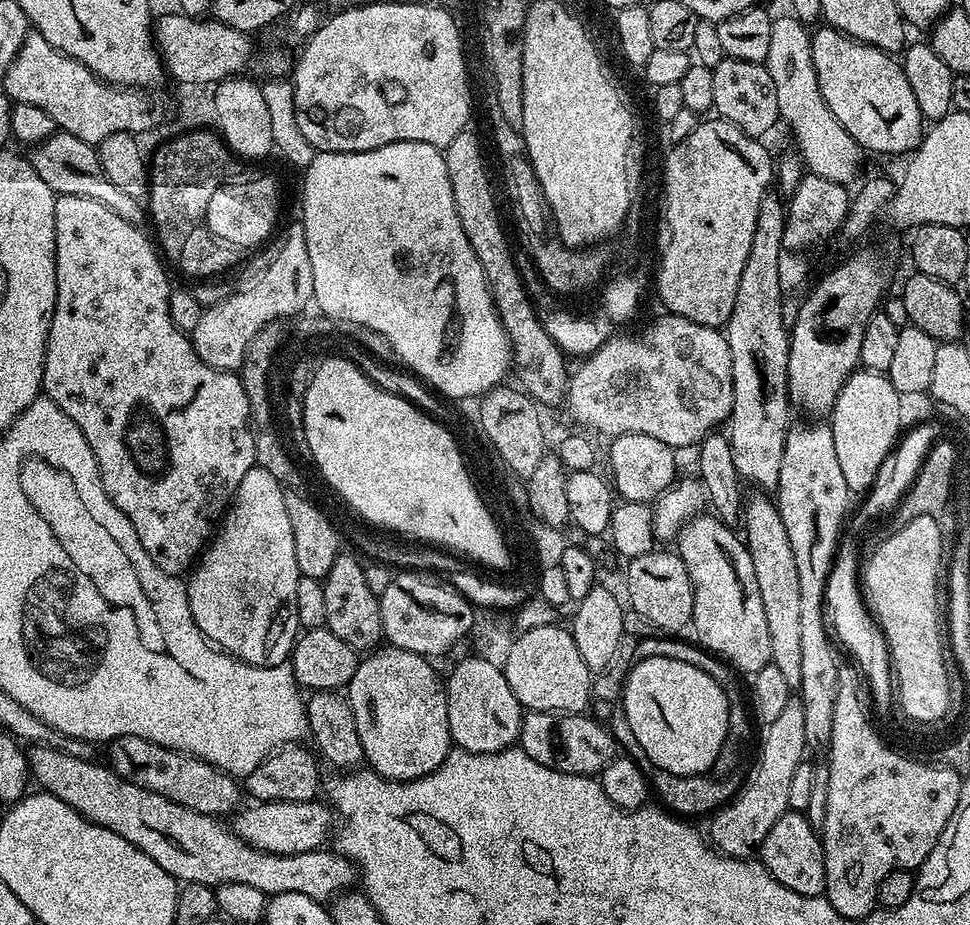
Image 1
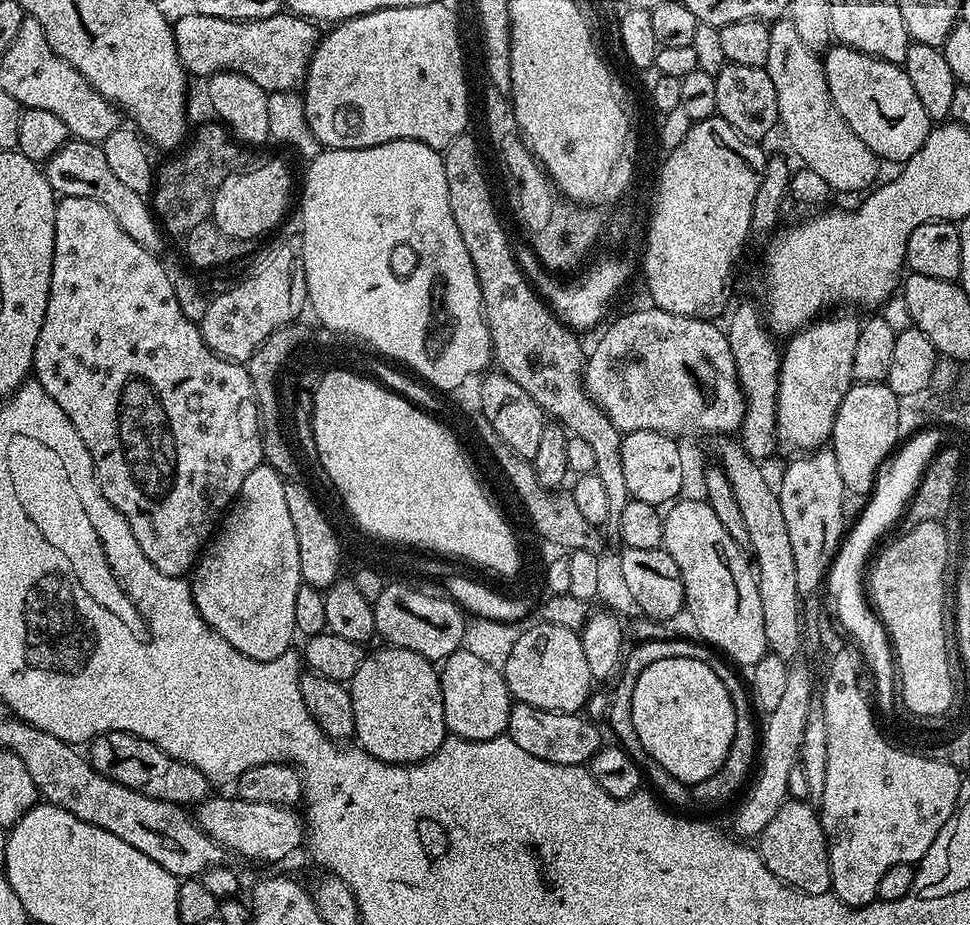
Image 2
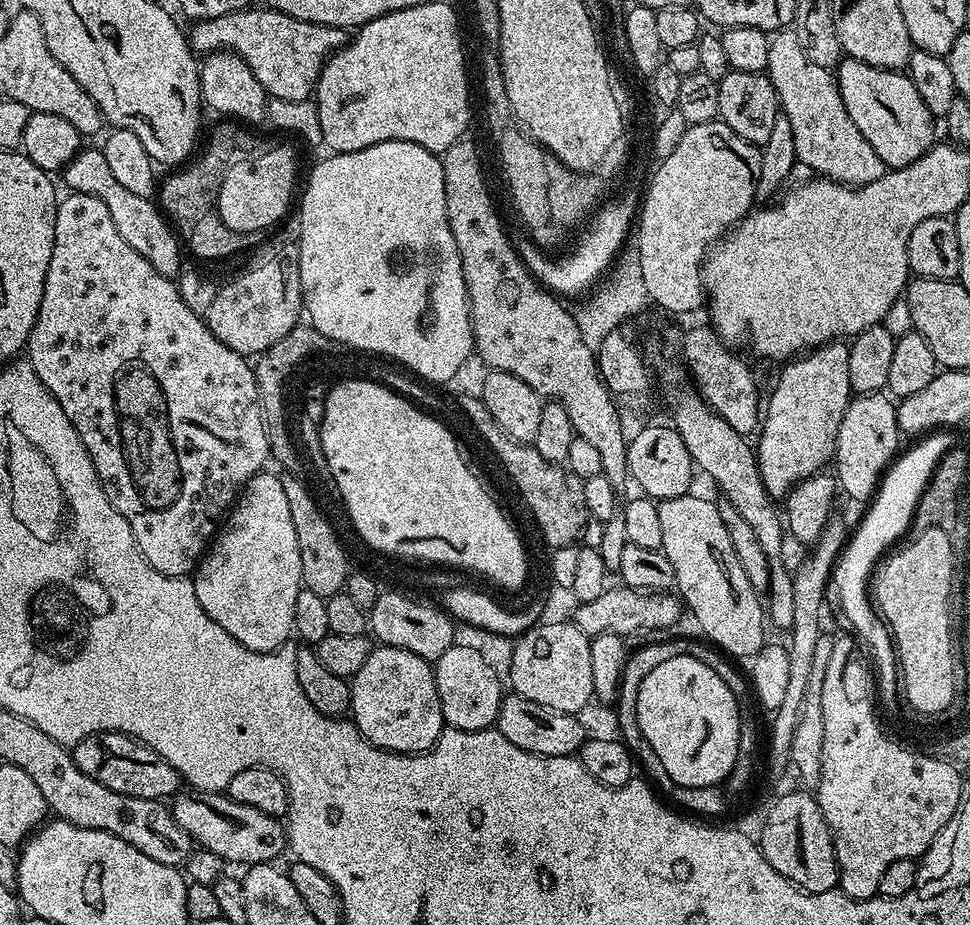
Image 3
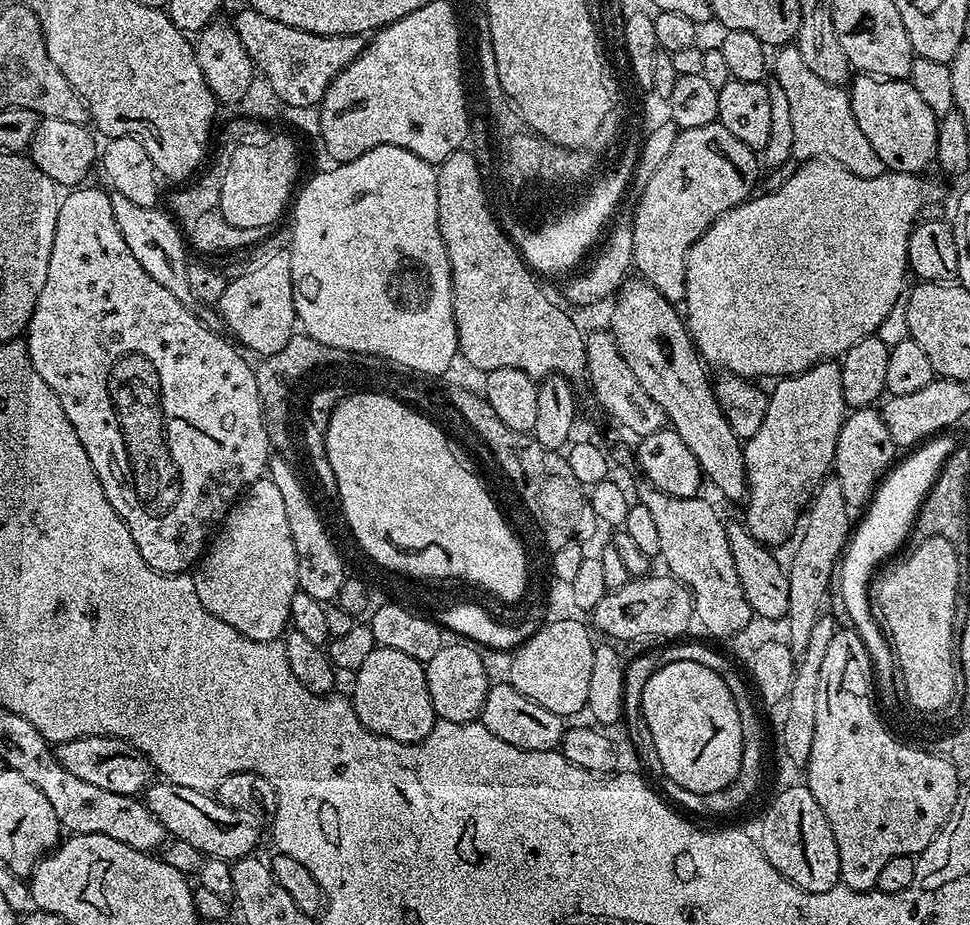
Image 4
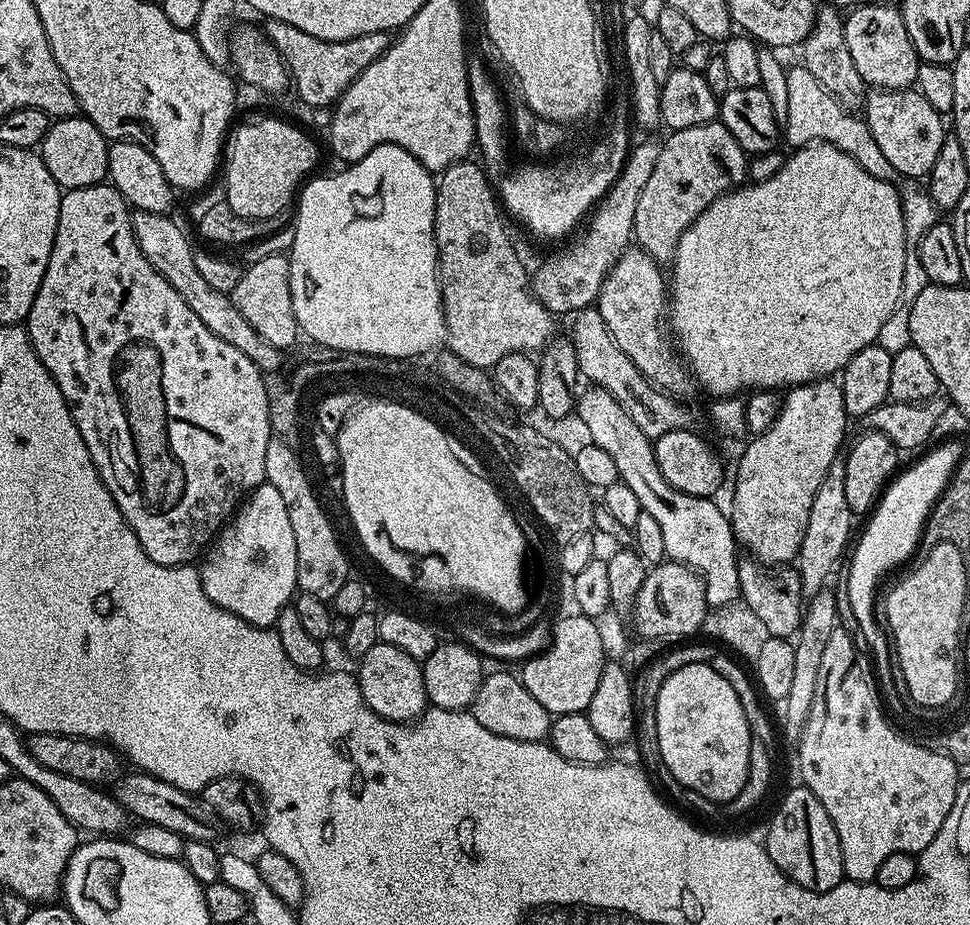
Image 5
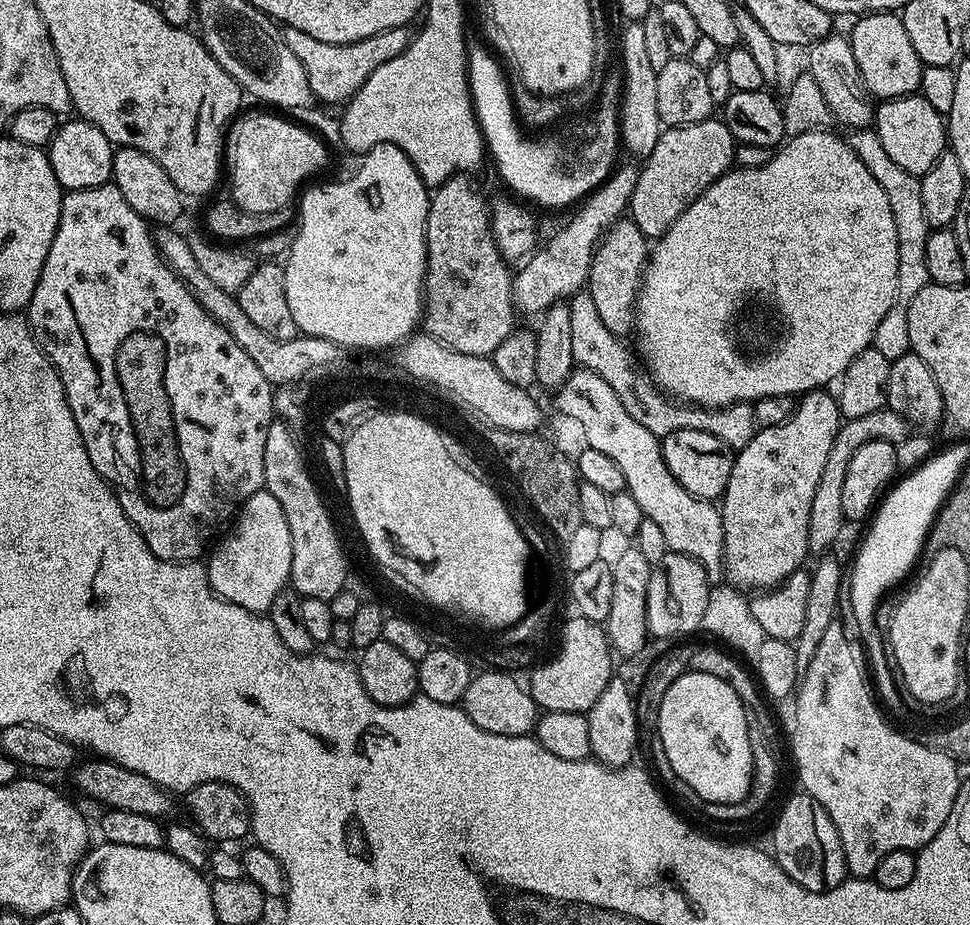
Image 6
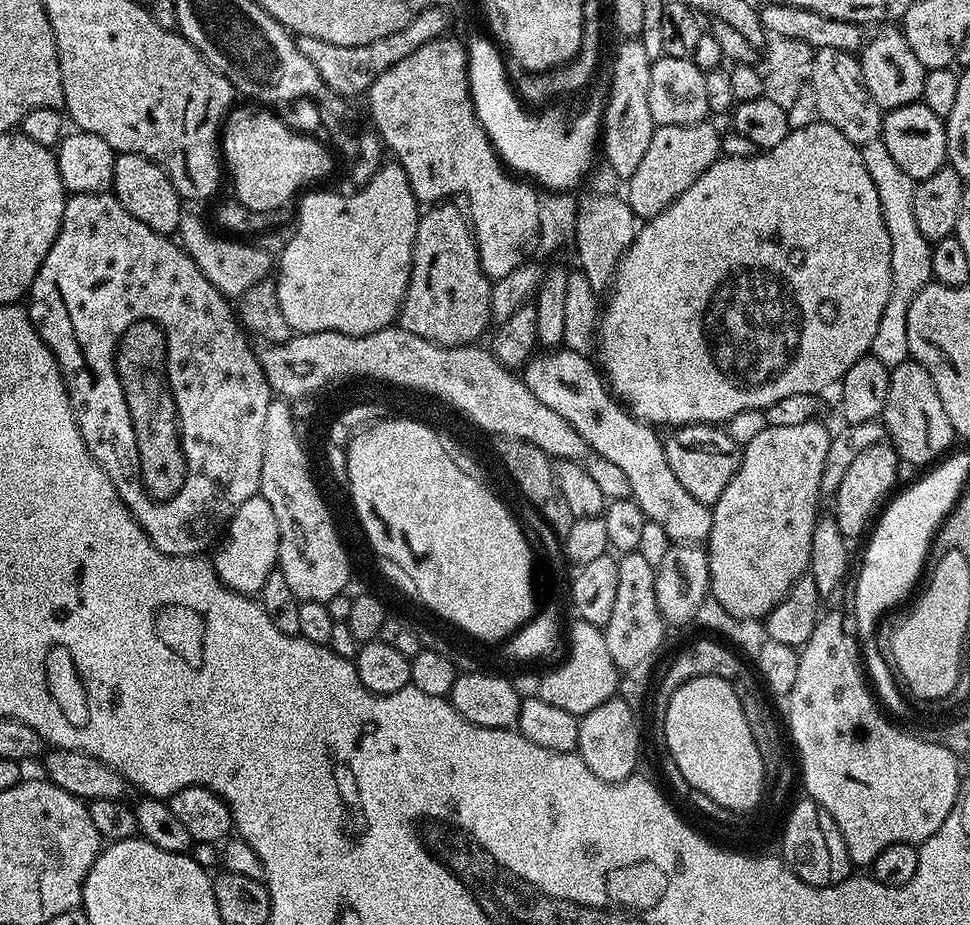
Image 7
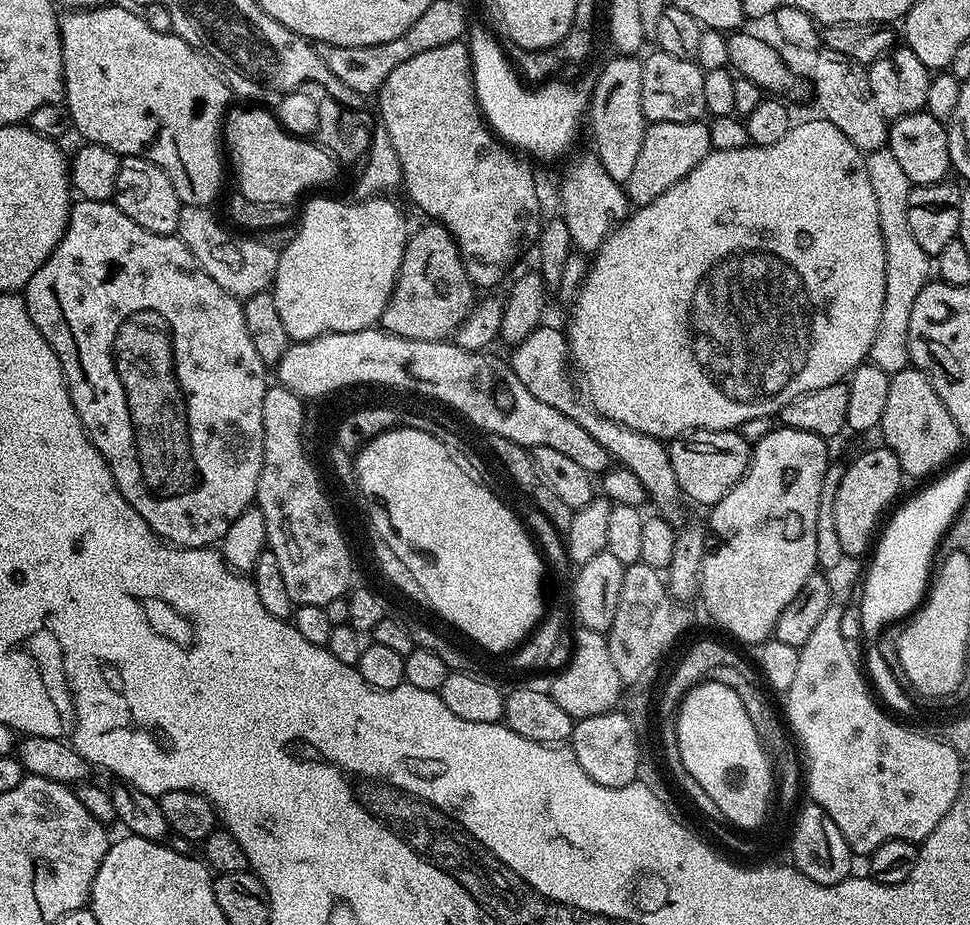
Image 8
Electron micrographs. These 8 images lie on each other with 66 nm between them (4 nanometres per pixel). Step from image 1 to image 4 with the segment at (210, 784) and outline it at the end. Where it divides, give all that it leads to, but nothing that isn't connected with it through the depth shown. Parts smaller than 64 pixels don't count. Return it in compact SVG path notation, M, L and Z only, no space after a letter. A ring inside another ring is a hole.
M83 736L67 740L54 748L58 762L62 762L65 770L82 778L82 782L90 782L98 786L98 790L110 790L110 794L126 794L139 797L144 789L154 780L154 769L142 750L130 746L117 736Z

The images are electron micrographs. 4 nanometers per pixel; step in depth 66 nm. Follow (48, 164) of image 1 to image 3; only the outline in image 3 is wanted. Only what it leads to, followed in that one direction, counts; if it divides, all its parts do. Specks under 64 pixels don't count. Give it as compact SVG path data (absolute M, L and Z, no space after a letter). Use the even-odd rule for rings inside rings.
M84 146L80 152L62 169L64 184L72 192L81 192L90 194L102 202L110 210L110 218L114 218L114 226L118 234L122 234L122 242L130 246L130 250L138 250L158 274L169 278L179 277L182 271L180 264L180 248L182 252L182 240L175 236L173 225L169 223L163 212L160 211L155 199L143 196L142 194L133 194L126 190L126 186L114 178L114 173L110 166L106 166L106 154L99 147L89 148Z

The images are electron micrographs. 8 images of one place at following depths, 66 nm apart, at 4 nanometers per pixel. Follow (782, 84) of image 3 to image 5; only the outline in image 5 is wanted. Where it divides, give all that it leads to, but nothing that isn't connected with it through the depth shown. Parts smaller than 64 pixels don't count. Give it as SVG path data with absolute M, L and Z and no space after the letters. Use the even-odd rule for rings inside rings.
M803 66L788 68L786 90L790 94L788 103L788 121L782 126L782 136L785 141L792 143L793 149L804 147L806 144L815 144L817 141L833 144L838 150L850 154L866 174L874 174L874 178L895 181L898 173L890 162L886 162L878 142L874 142L874 134L870 134L867 119L853 114L843 108L828 91Z

